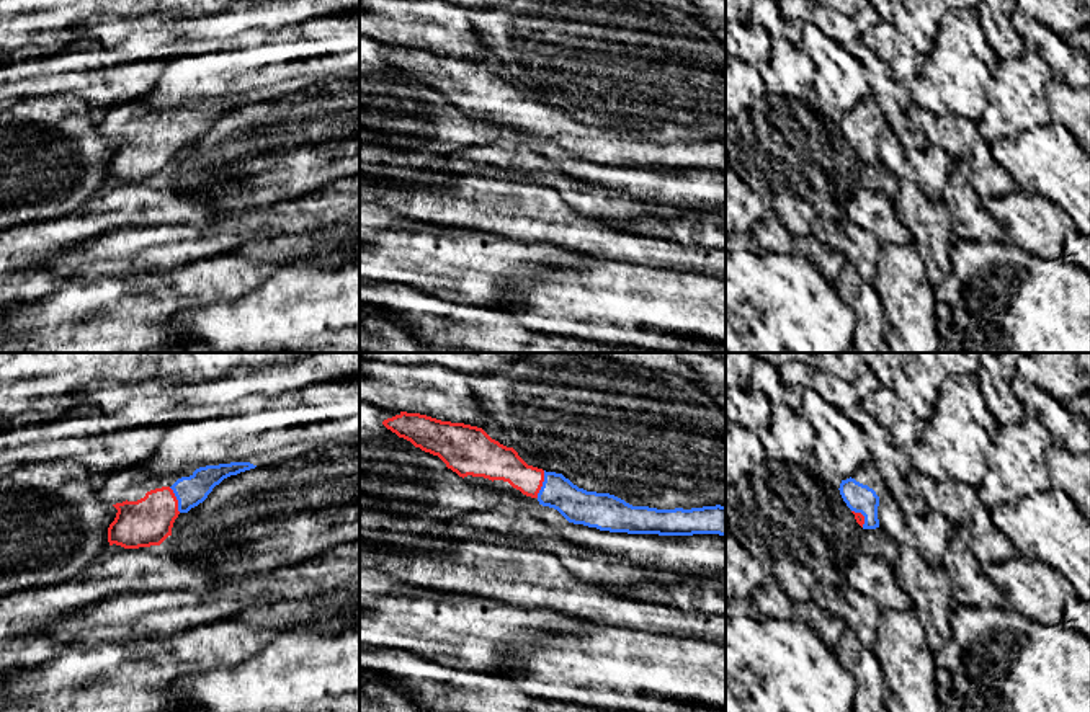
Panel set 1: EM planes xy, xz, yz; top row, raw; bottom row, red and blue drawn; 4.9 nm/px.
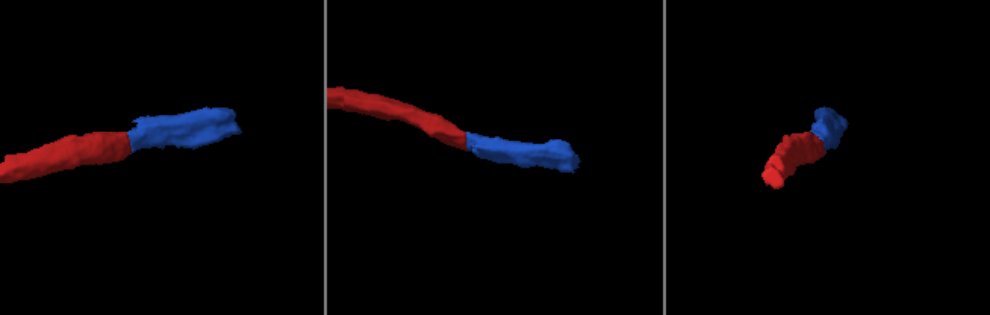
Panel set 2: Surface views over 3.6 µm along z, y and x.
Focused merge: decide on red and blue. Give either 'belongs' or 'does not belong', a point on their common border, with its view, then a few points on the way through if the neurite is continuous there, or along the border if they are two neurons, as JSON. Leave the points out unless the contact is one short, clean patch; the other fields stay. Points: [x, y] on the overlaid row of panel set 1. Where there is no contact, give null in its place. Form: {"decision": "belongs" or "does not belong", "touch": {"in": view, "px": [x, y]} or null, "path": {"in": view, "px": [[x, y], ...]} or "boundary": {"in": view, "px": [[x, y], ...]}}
{"decision": "belongs", "touch": {"in": "xz", "px": [541, 484]}, "path": {"in": "xz", "px": [[495, 462], [541, 484], [577, 505]]}}

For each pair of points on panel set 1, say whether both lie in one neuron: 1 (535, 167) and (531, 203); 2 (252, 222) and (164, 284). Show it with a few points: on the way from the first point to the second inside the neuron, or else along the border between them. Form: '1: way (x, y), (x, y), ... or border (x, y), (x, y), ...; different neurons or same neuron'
1: border (510, 170), (536, 177); different neurons
2: border (231, 252), (162, 270); different neurons

